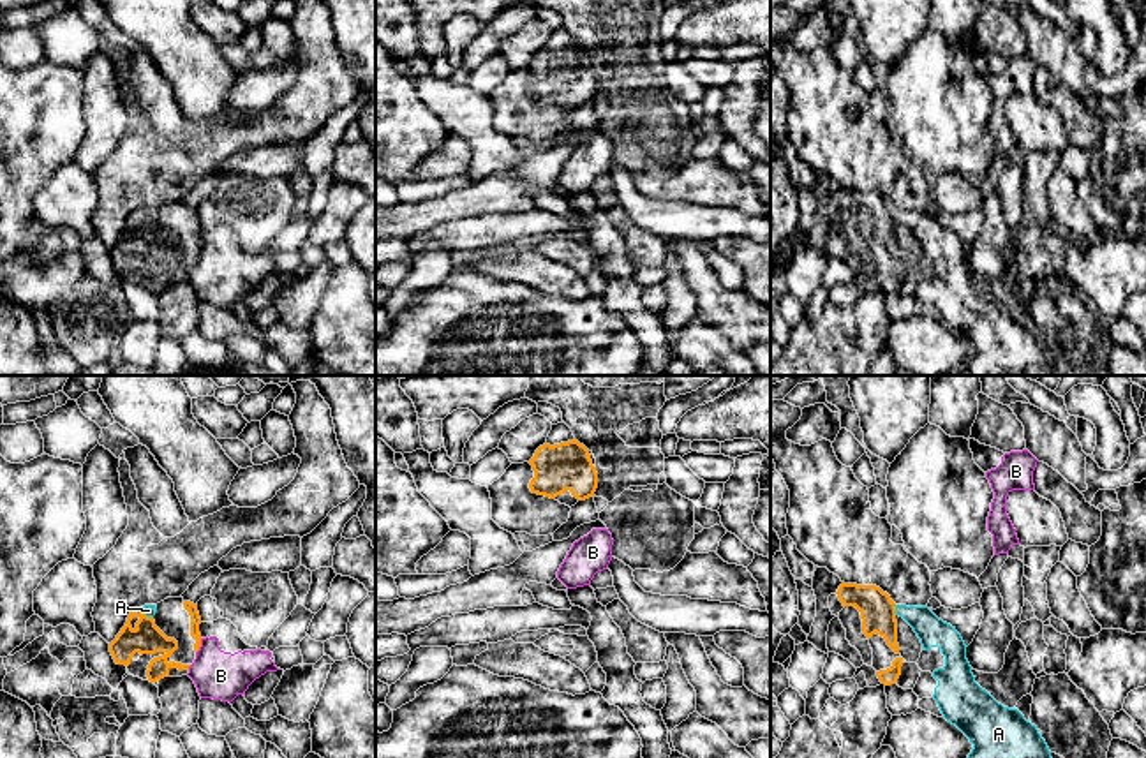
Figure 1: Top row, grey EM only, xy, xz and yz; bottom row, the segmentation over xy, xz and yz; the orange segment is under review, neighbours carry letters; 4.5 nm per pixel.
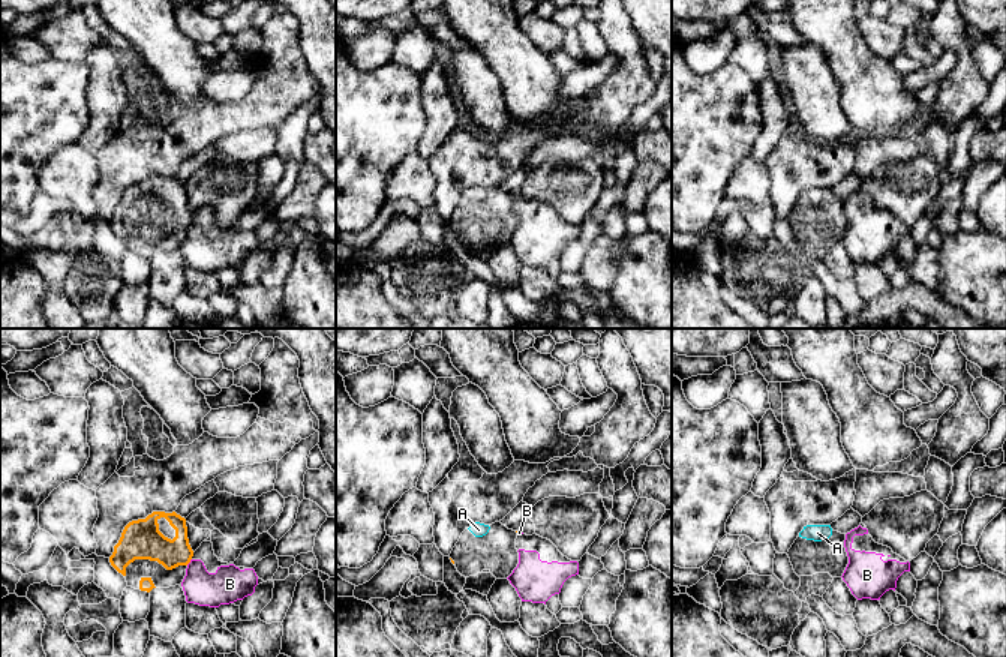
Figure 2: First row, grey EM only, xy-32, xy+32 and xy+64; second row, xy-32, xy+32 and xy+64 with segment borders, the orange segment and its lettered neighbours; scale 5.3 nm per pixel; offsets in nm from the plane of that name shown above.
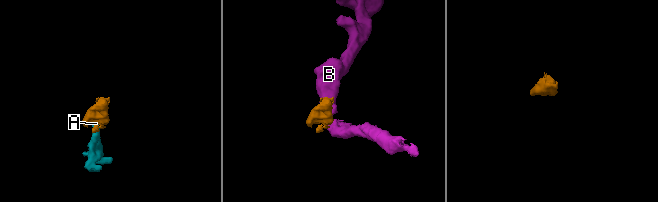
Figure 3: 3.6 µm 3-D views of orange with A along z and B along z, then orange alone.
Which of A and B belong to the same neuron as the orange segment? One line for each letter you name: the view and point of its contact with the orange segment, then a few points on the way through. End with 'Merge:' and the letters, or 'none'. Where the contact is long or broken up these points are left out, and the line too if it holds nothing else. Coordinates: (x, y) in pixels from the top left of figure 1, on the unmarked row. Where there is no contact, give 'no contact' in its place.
A: yz (894, 215) | across yz (877, 215), (894, 215), (919, 222), (933, 237)
Merge: A

